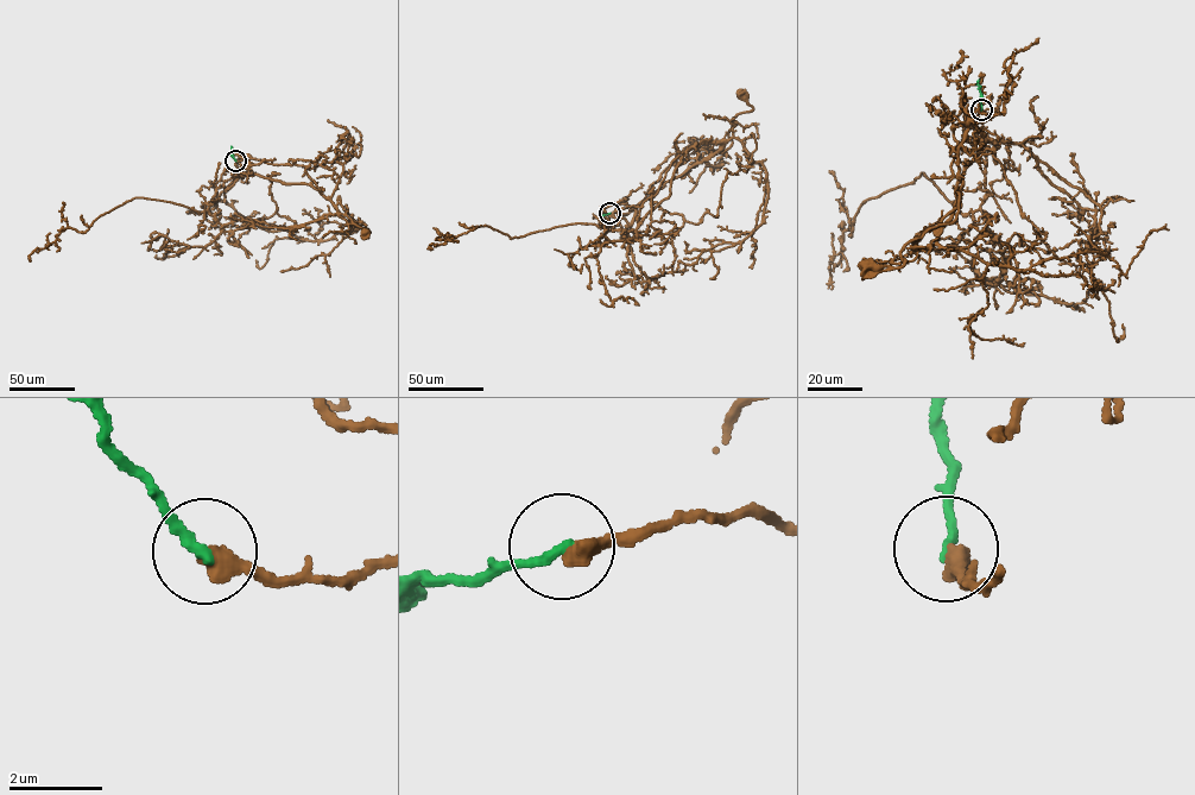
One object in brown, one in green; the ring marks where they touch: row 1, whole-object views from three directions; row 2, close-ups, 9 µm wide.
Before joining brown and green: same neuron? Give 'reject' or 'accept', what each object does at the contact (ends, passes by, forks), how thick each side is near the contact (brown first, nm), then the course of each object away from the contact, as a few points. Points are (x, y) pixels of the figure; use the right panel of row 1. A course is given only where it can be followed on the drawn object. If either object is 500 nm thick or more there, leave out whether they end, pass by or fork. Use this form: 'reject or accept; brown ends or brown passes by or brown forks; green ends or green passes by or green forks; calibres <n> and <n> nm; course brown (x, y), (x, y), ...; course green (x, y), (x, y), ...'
reject; brown ends; green ends; calibres 440 and 220 nm; course brown (981, 109), (998, 108), (953, 131), (962, 183), (942, 226), (959, 193), (955, 219), (899, 267), (865, 265); course green (981, 109), (979, 79)

